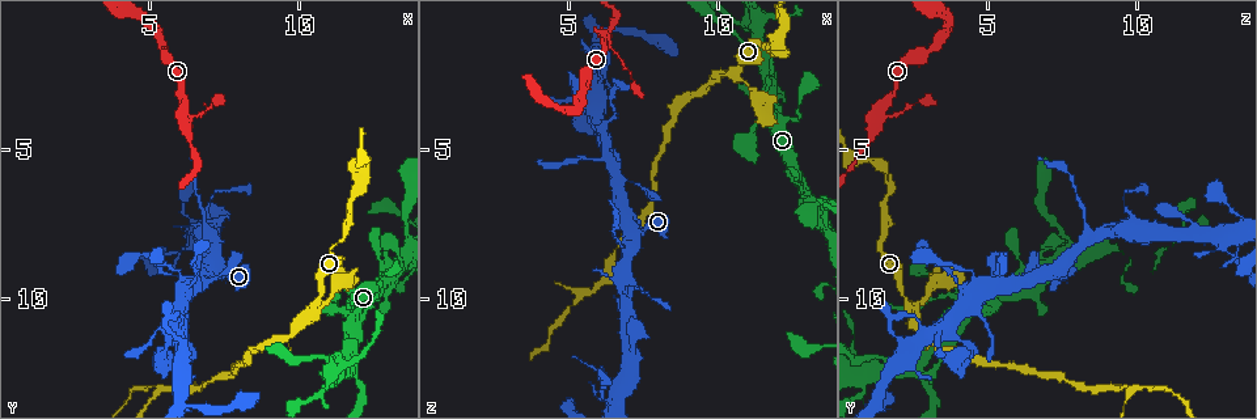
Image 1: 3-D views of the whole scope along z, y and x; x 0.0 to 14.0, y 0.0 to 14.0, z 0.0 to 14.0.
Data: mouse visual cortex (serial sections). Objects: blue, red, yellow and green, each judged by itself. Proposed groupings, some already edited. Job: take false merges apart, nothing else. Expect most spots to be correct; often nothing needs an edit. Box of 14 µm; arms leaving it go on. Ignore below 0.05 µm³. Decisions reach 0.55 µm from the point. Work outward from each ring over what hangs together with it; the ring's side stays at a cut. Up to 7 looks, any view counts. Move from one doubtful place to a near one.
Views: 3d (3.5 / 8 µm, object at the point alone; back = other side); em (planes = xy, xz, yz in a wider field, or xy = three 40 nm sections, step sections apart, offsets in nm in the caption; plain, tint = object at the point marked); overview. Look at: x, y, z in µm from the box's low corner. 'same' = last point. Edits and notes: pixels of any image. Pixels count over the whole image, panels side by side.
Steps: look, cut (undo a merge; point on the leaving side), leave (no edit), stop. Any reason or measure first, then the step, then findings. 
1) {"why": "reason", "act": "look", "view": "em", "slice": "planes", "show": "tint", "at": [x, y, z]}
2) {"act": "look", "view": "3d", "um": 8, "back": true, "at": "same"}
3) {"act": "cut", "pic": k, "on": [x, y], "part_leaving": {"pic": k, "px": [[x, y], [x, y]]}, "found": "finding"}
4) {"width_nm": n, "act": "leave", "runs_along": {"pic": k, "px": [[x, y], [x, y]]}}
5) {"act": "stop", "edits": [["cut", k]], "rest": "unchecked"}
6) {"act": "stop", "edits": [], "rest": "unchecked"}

{"why": "small branch off a trunk", "act": "look", "view": "3d", "um": 8, "at": [7.0, 7.9, 8.4]}

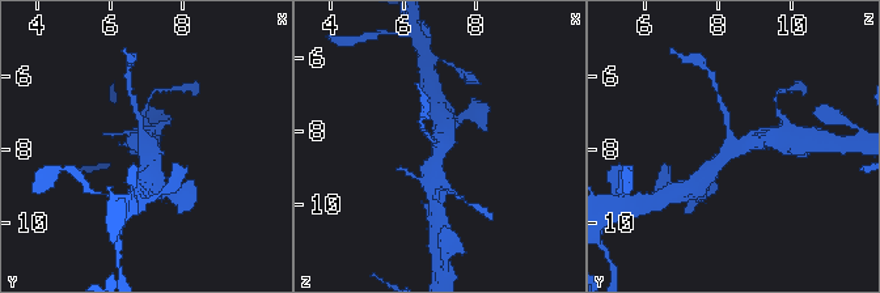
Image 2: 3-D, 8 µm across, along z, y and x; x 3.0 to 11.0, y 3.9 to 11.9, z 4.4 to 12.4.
{"act": "look", "view": "3d", "um": 3.5, "at": [7.1, 7.9, 8.3]}

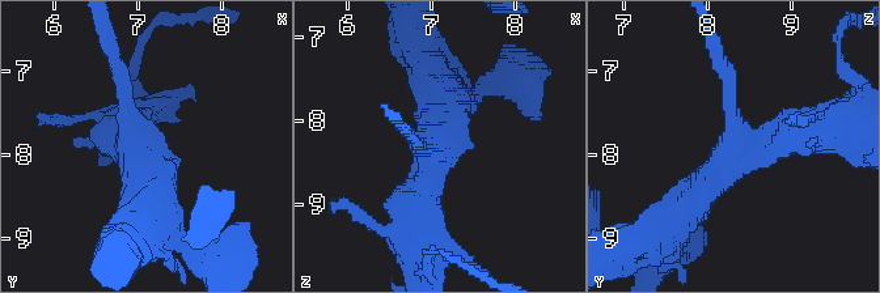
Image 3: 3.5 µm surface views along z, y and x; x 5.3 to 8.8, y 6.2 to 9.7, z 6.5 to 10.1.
{"arms": 3, "arm_widths_nm": [200, 450, 500], "act": "look", "view": "em", "slice": "planes", "show": "tint", "at": [7.05, 7.90, 8.40]}

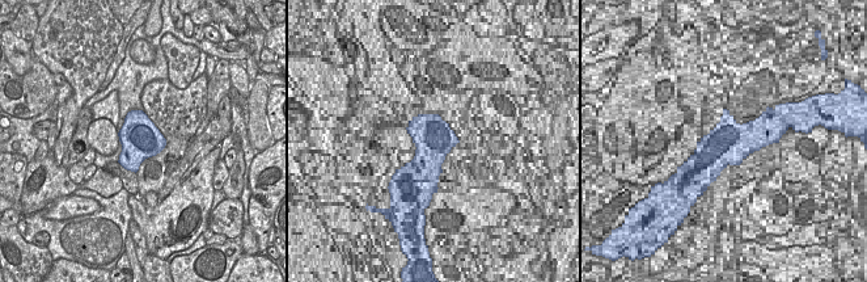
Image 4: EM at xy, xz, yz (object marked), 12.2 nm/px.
{"act": "leave", "runs_along": {"pic": 3, "px": [[682, 213], [740, 145], [817, 130]]}, "found": "all the same cell"}

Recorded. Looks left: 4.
{"why": "narrows sharply", "act": "look", "view": "3d", "um": 3.5, "at": [5.4, 1.3, 3.5]}

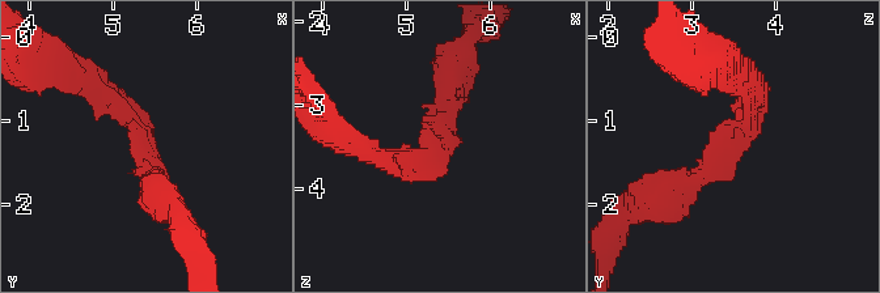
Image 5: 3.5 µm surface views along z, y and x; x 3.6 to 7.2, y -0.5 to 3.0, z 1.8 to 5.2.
{"arm_widths_nm": [250, 300], "act": "look", "view": "em", "slice": "planes", "show": "tint", "at": [5.50, 1.40, 3.45]}

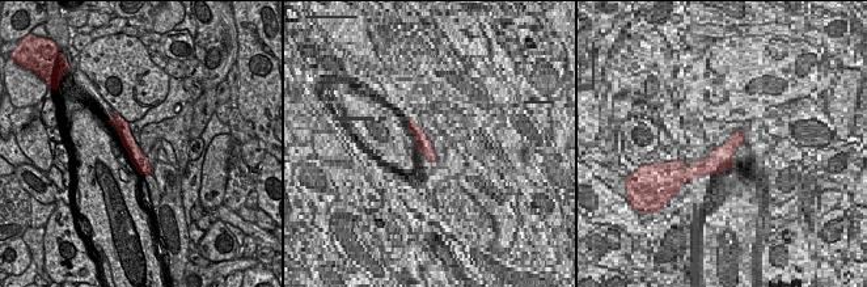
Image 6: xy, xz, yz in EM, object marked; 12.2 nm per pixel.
{"why": "cut it another way", "act": "look", "view": "em", "slice": "xy", "step": 2, "show": "tint", "at": "same"}

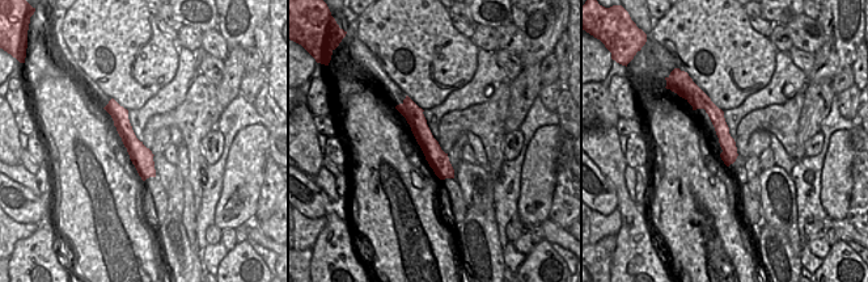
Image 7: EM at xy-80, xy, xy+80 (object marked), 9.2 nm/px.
{"act": "leave", "runs_along": {"pic": 7, "px": [[407, 101], [434, 155], [451, 175]]}, "found": "one cell here"}

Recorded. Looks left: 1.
{"act": "stop", "edits": [], "rest": "unchecked"}

